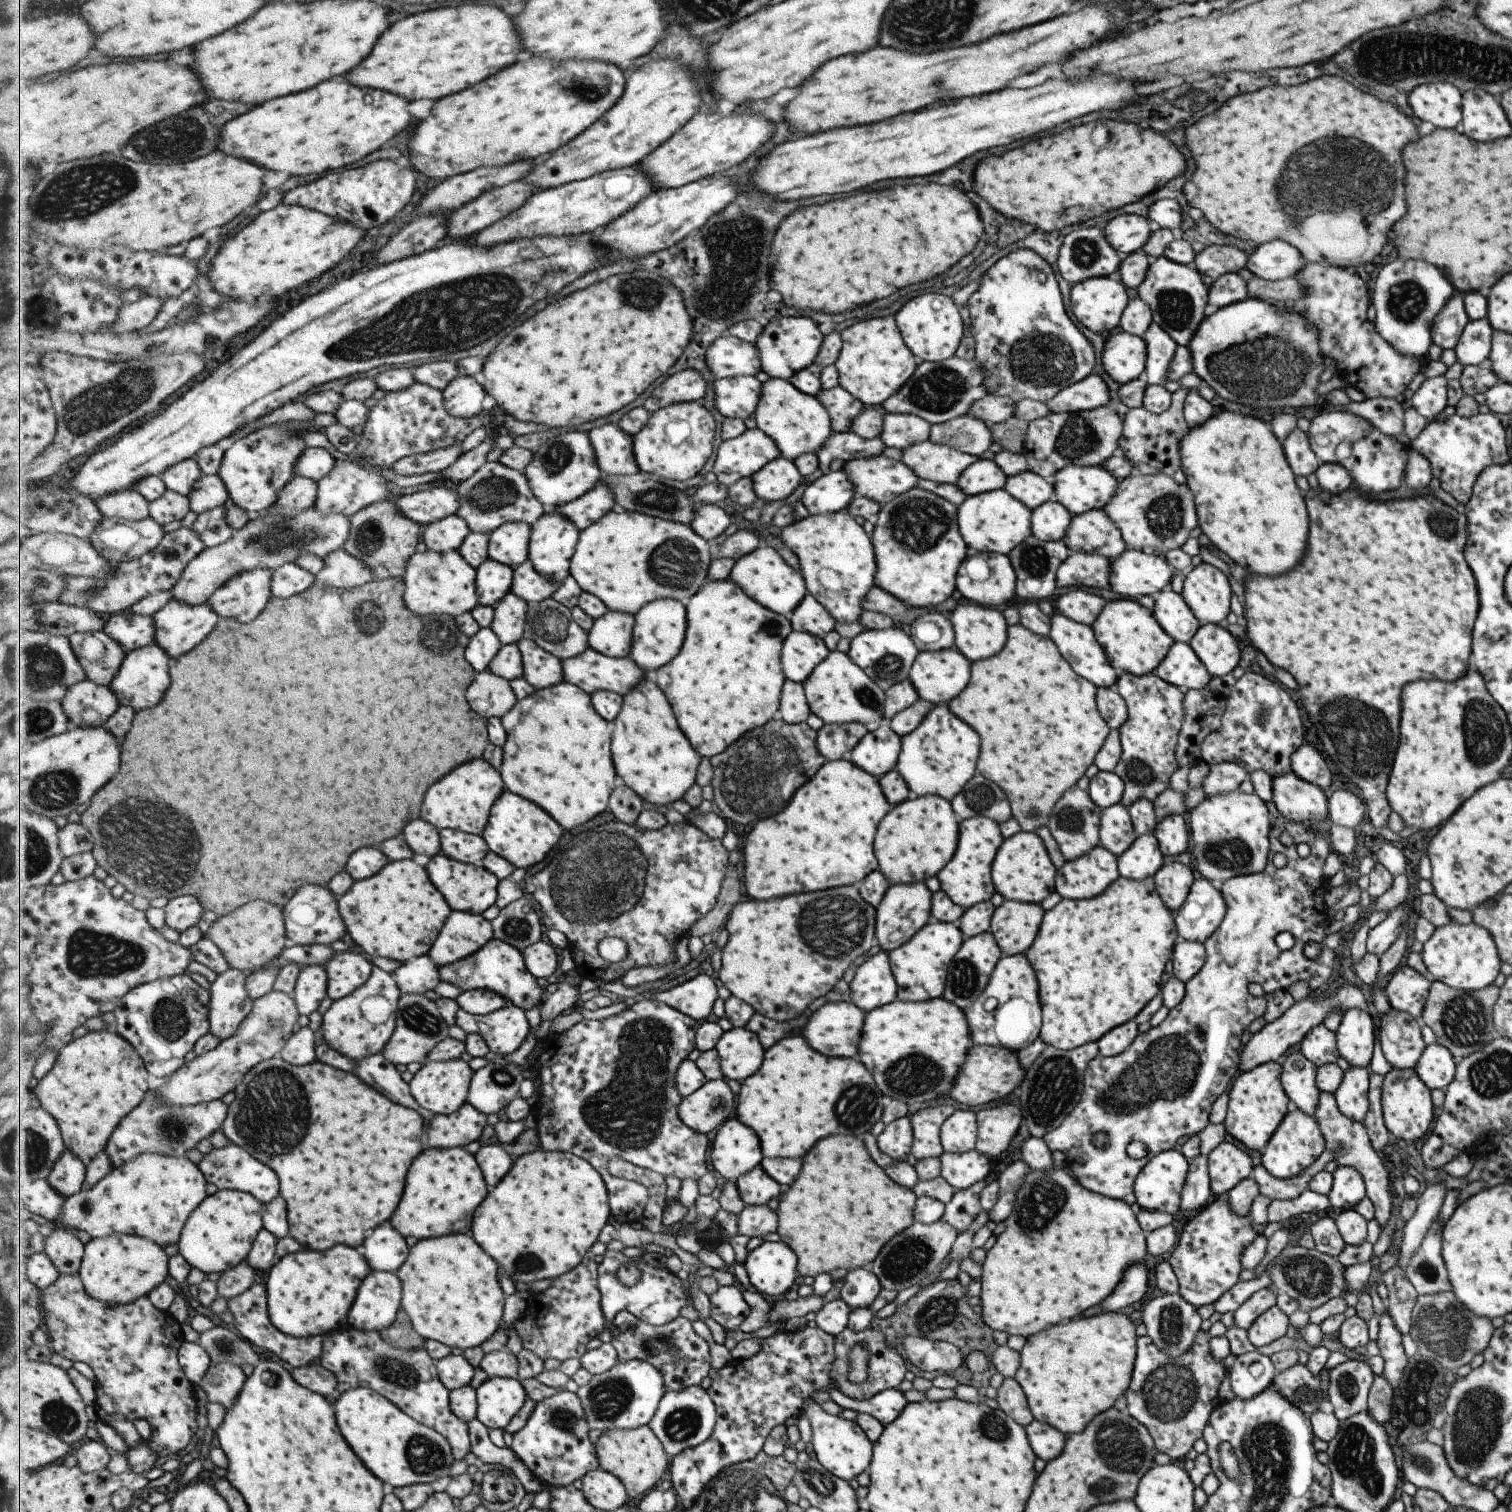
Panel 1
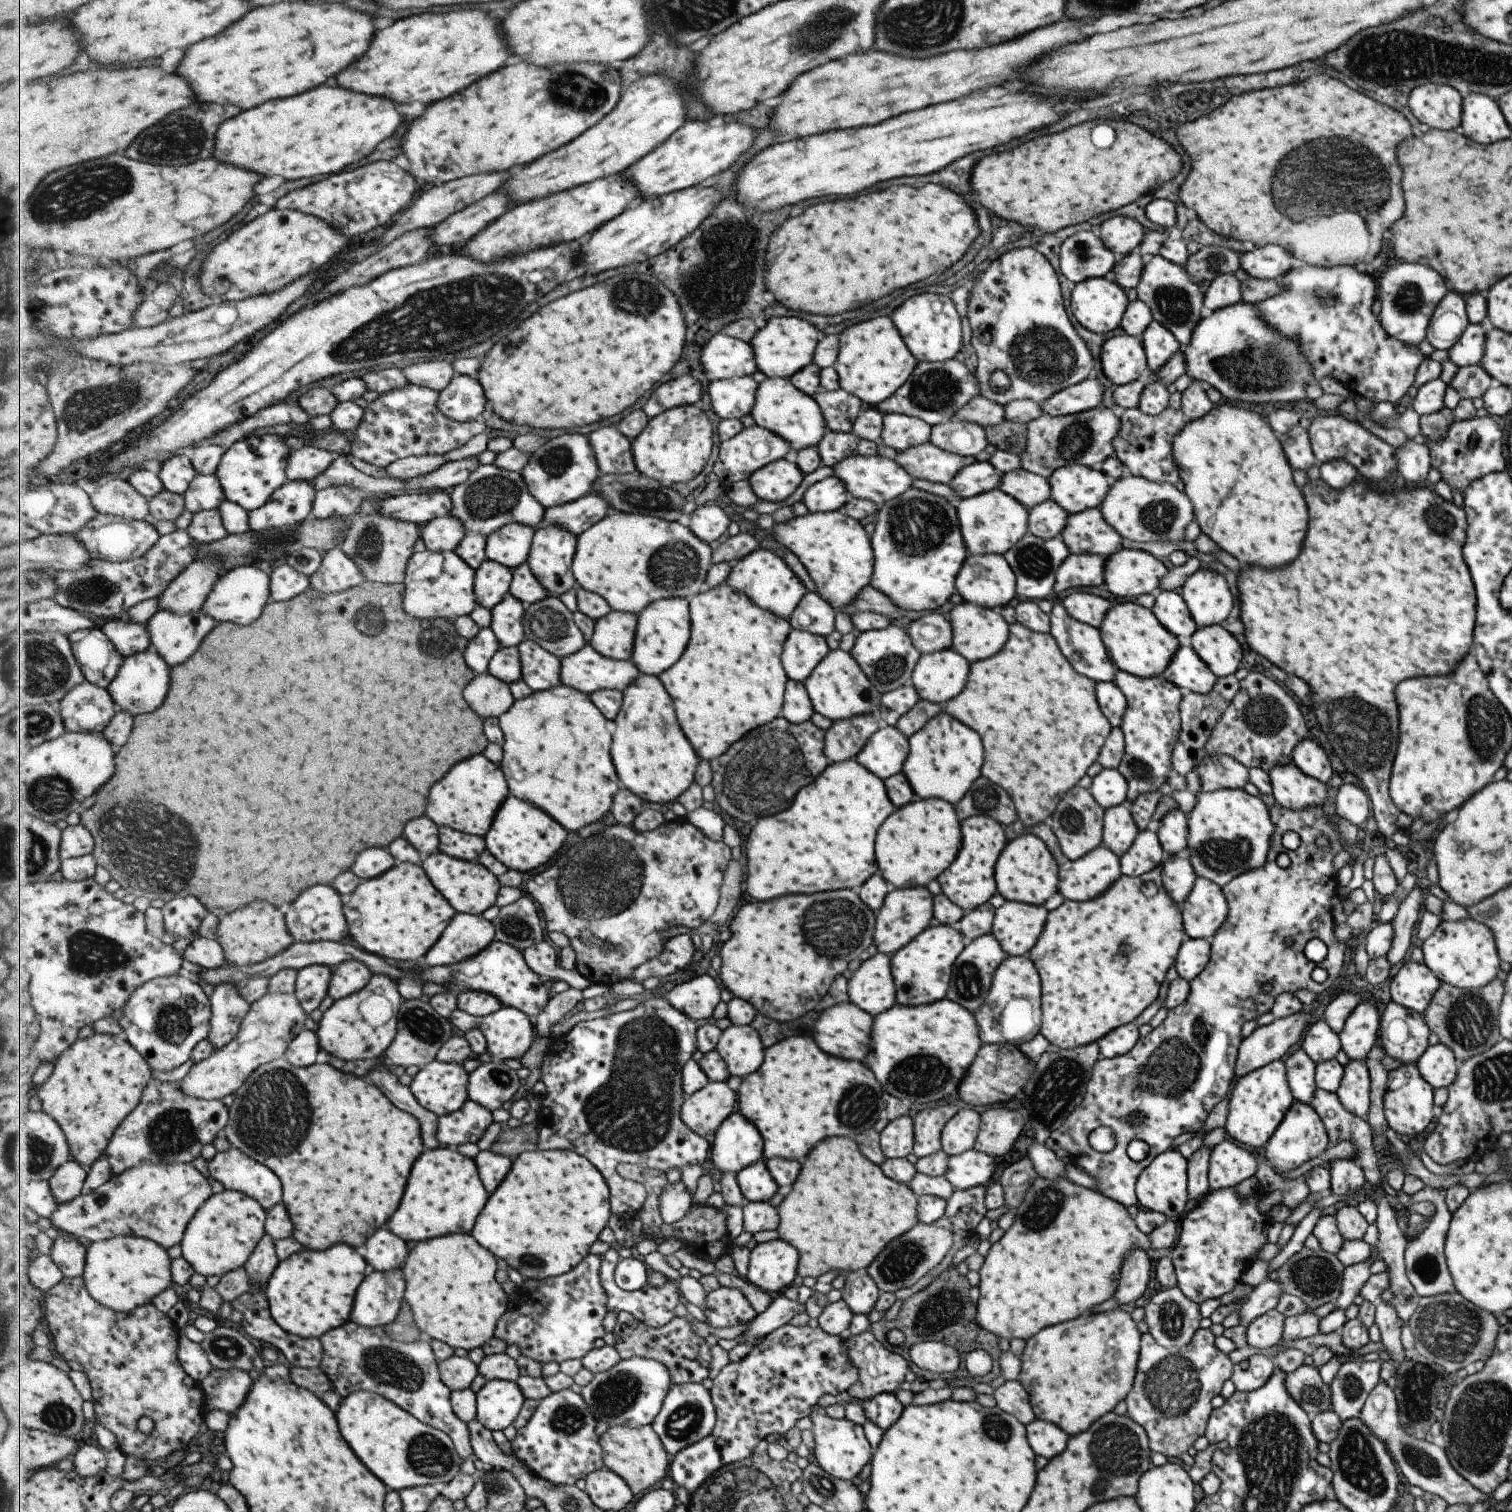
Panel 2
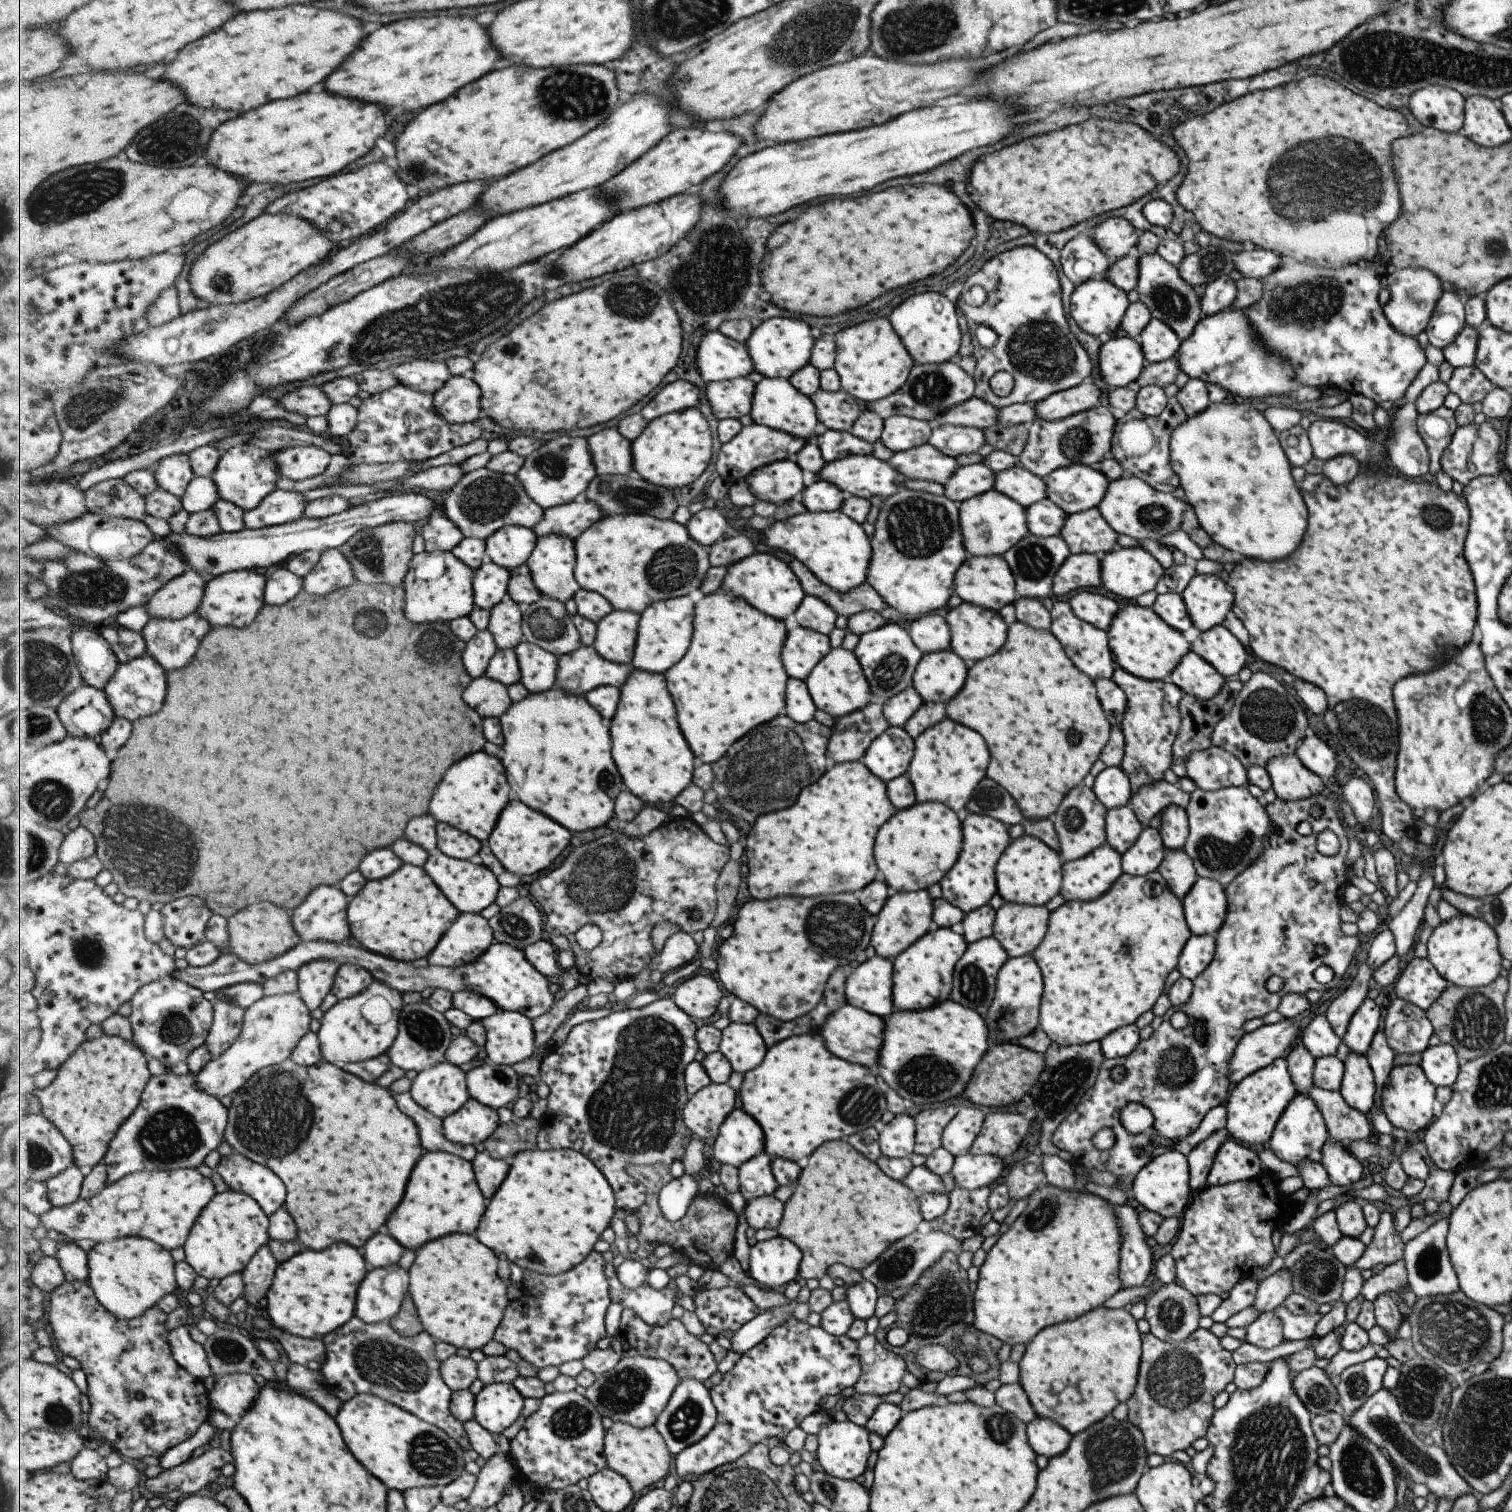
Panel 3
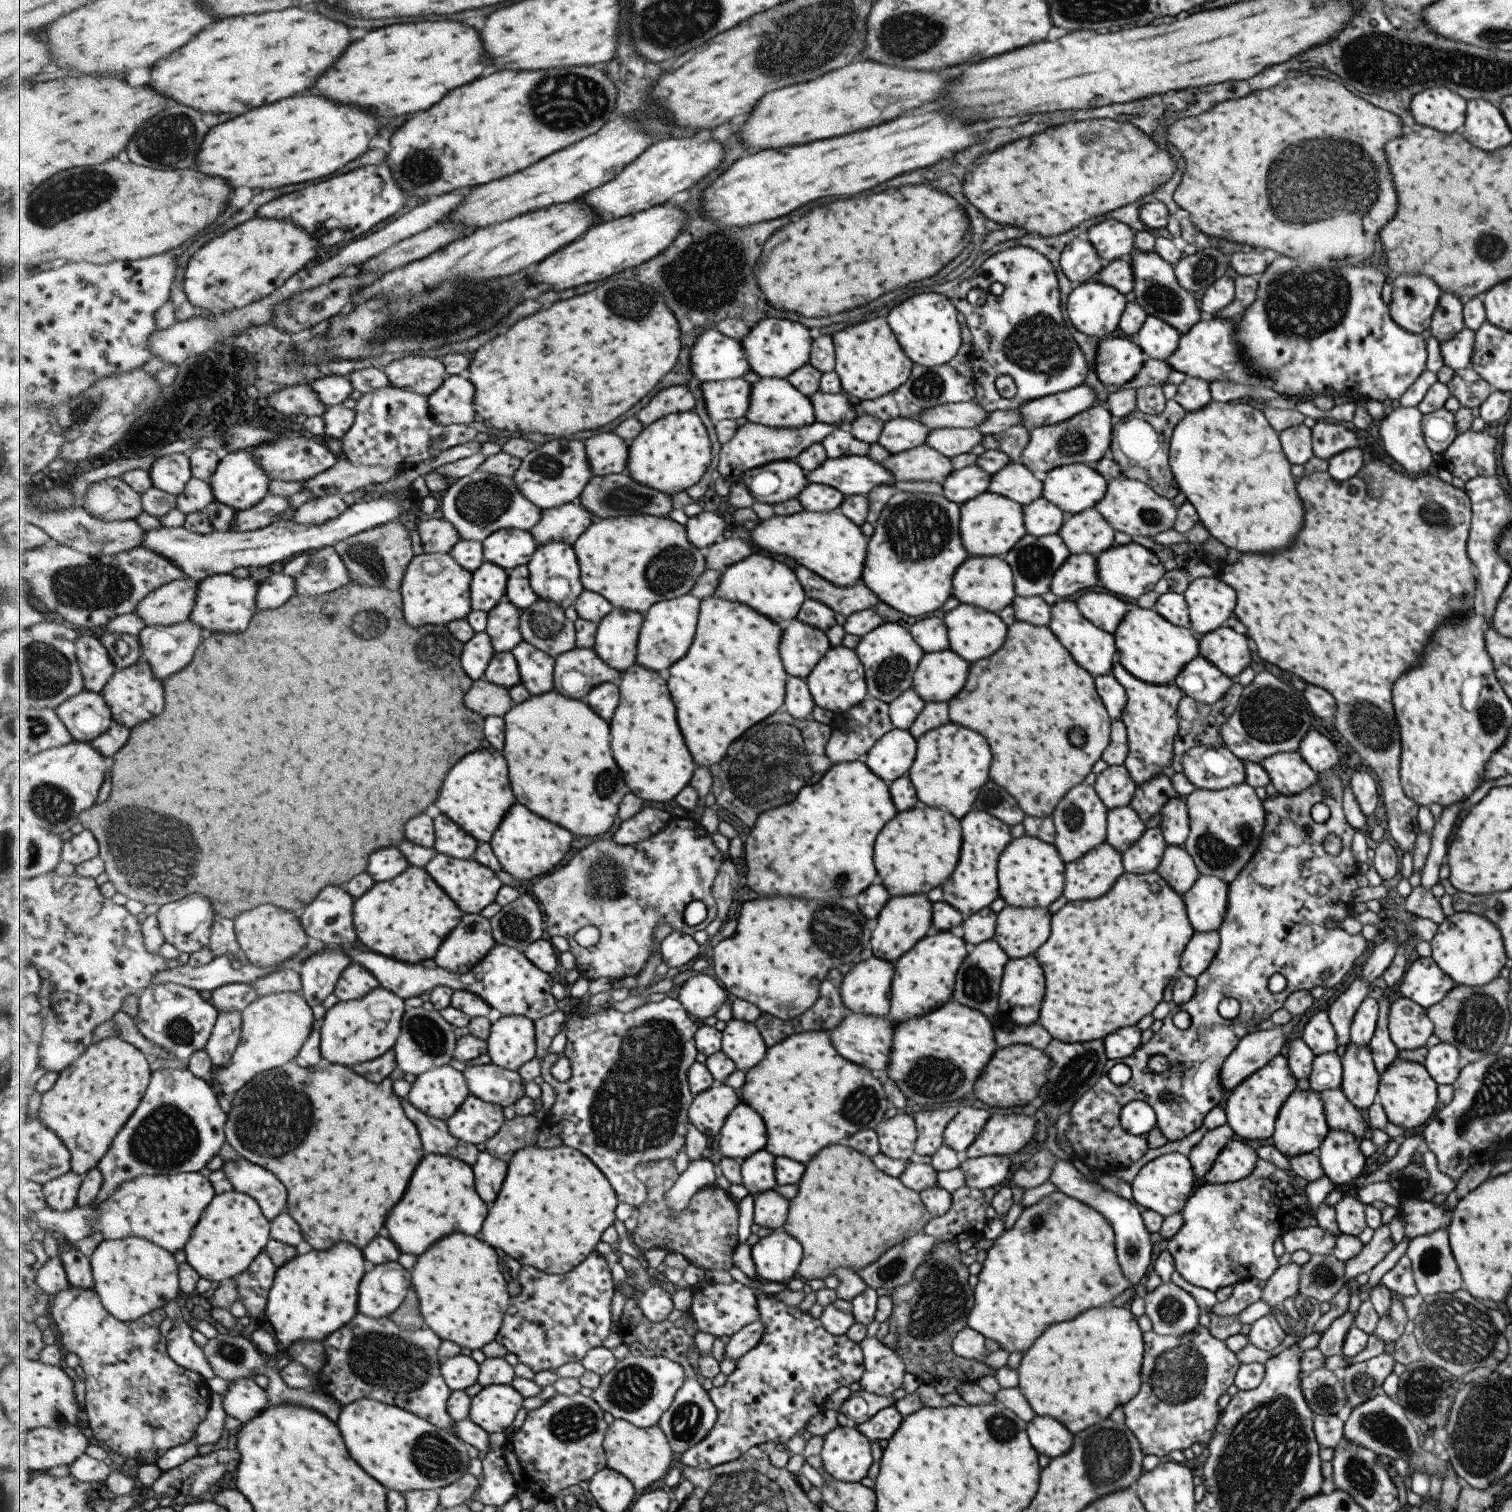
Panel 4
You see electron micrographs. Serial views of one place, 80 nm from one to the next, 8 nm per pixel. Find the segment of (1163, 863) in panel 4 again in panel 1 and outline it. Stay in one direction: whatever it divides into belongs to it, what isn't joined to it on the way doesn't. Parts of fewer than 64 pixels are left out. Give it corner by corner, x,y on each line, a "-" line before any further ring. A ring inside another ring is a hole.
1169,862
1169,864
1162,864
1152,877
1158,897
1168,910
1175,914
1183,904
1196,874
1191,866
1181,862

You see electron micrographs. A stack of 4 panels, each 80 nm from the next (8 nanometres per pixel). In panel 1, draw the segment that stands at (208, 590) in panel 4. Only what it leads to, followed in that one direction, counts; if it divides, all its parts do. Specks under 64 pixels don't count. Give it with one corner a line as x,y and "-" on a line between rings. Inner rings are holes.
257,567
228,580
208,603
221,616
253,622
273,597
274,571

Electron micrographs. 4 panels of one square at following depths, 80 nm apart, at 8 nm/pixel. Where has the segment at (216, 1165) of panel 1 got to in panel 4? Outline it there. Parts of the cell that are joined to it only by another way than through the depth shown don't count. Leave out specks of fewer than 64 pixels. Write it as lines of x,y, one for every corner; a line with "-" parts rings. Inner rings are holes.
245,1157
222,1167
233,1190
252,1196
260,1204
262,1212
273,1222
288,1208
288,1188
274,1172
254,1164

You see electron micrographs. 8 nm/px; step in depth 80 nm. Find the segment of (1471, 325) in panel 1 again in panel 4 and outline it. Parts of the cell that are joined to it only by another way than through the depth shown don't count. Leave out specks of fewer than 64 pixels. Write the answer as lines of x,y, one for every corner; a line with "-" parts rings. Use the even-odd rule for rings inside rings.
1463,327
1452,339
1440,342
1443,364
1453,372
1469,367
1473,341
1474,331

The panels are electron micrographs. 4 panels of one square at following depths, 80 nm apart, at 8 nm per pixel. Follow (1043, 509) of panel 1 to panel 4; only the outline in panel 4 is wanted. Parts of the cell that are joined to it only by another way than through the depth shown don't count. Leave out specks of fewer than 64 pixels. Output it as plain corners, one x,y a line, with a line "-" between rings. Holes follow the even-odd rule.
1043,497
1022,505
1022,523
1034,537
1052,535
1062,526
1066,515

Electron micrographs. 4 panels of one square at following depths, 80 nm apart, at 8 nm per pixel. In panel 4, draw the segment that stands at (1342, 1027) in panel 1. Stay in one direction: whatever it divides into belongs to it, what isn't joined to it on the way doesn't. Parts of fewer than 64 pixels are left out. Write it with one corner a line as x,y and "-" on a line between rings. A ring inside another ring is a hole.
1373,993
1361,1001
1350,1024
1350,1042
1356,1045
1367,1045
1376,1027
1378,1004

